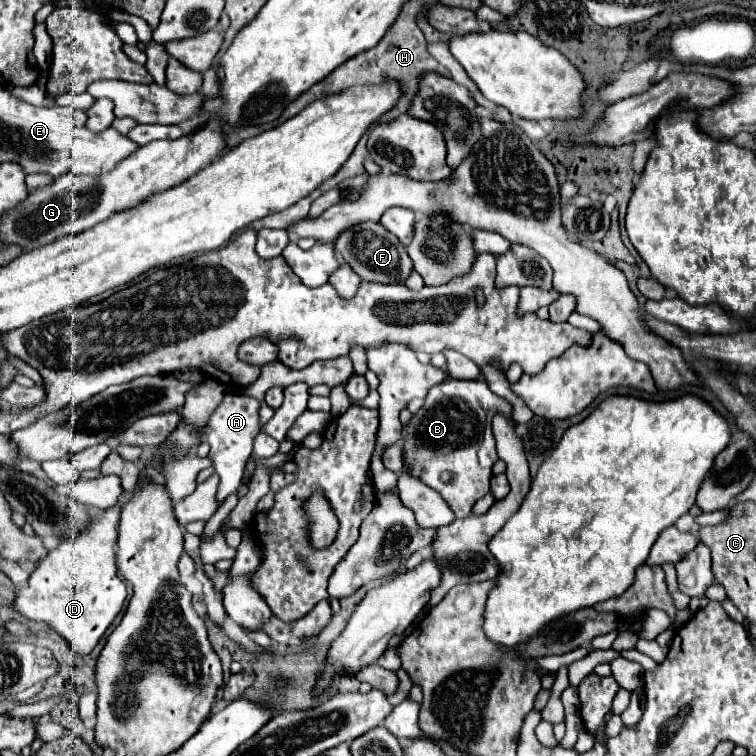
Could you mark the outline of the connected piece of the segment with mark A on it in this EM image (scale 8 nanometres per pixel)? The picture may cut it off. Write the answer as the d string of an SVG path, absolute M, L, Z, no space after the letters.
M225 393L223 401L219 403L219 407L211 413L211 417L207 421L205 439L211 445L209 459L213 463L215 473L221 477L219 491L217 491L219 501L223 501L229 493L237 491L237 487L239 487L245 463L253 453L253 441L255 441L257 433L261 431L259 407L261 407L261 401L255 397L247 397L241 393Z

